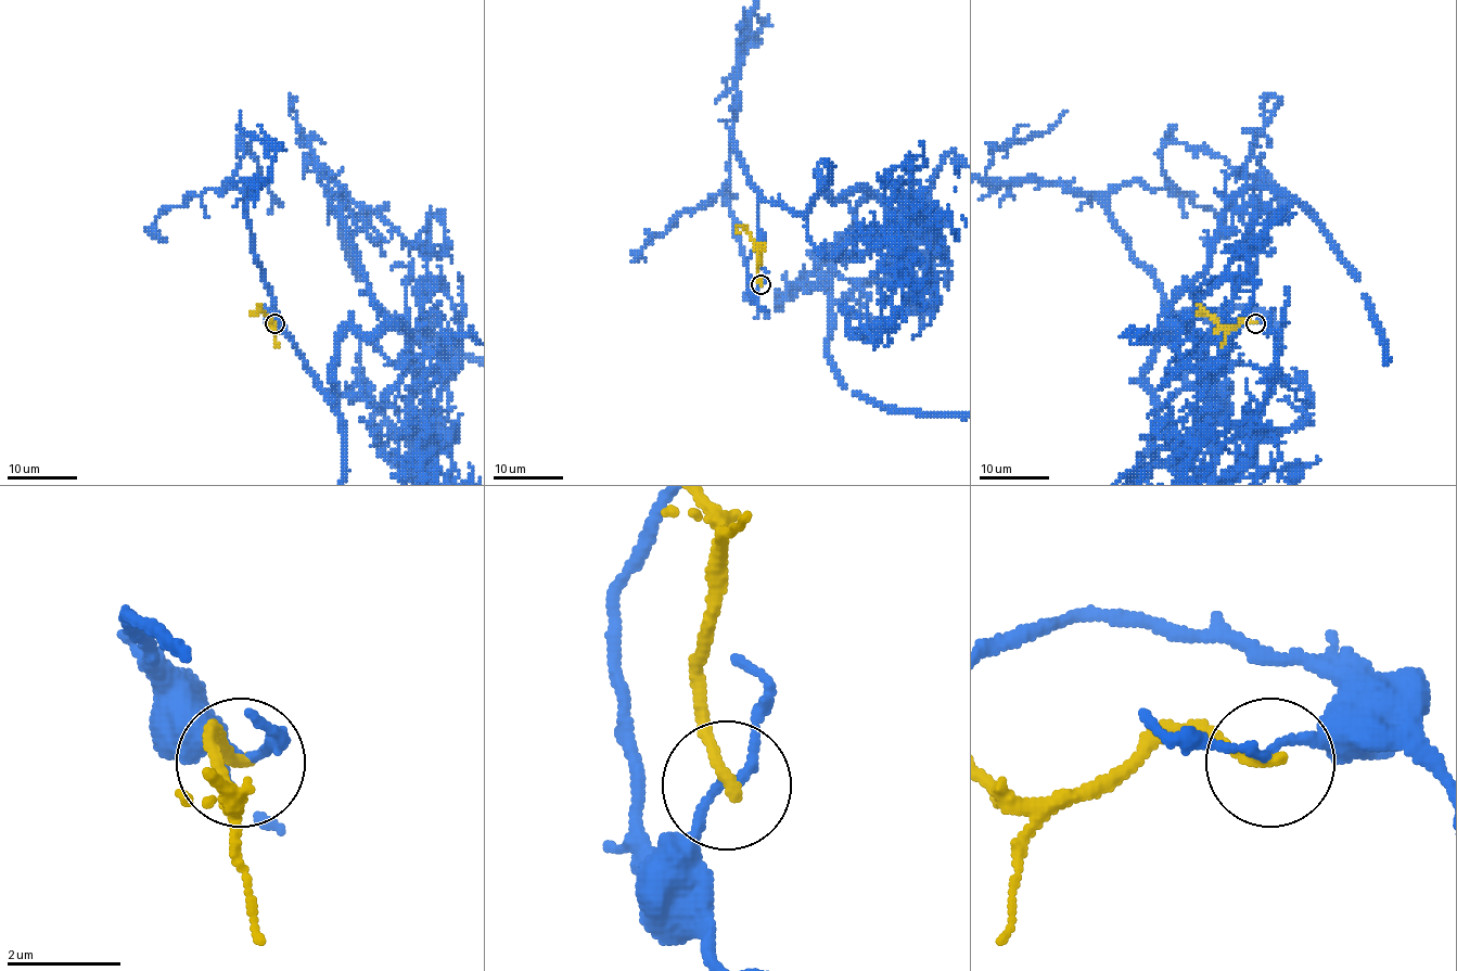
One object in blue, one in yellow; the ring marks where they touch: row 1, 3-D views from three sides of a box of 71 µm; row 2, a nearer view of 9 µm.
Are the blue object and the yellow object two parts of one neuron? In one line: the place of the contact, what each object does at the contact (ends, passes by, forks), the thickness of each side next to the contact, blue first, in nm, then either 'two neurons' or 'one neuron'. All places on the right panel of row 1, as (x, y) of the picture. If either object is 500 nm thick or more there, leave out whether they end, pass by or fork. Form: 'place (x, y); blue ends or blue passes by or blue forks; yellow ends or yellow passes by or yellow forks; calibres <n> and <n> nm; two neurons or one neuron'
place (1255, 323); blue passes by; yellow ends; calibres 140 and 200 nm; two neurons

